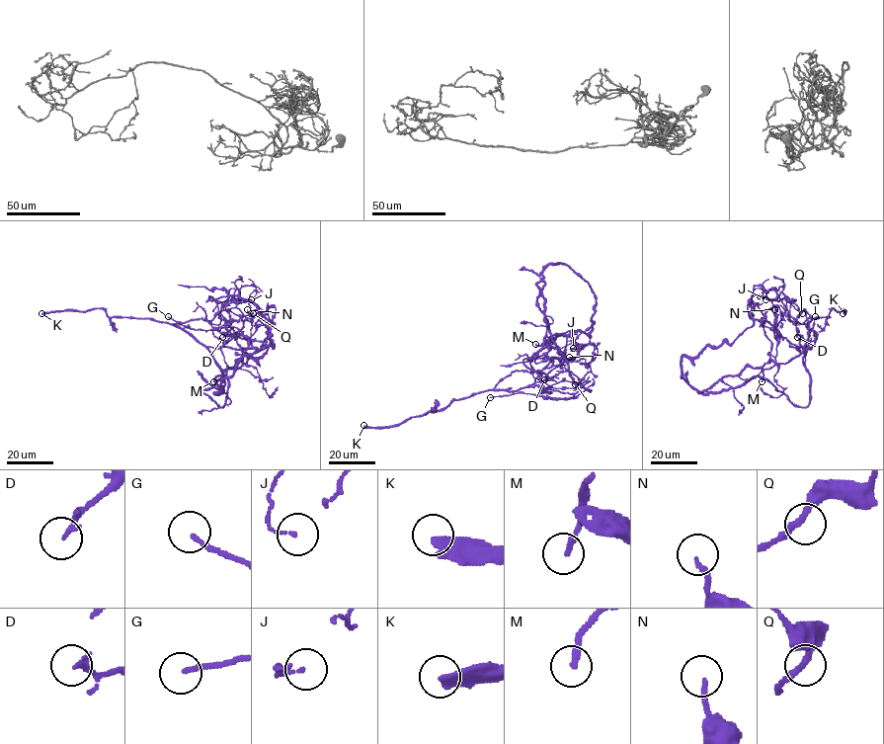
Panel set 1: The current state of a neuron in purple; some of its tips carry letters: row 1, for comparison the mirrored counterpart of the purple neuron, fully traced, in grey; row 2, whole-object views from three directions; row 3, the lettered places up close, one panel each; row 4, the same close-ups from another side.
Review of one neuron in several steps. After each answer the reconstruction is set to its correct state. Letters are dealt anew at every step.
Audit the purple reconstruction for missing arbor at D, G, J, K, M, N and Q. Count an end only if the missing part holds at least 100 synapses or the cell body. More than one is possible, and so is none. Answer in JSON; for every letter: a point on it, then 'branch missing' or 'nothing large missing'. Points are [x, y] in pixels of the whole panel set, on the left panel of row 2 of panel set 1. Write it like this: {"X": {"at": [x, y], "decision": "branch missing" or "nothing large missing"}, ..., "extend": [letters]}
{"D": {"at": [222, 337], "decision": "nothing large missing"}, "G": {"at": [168, 316], "decision": "nothing large missing"}, "J": {"at": [251, 299], "decision": "nothing large missing"}, "K": {"at": [41, 313], "decision": "branch missing"}, "M": {"at": [213, 381], "decision": "branch missing"}, "N": {"at": [247, 309], "decision": "nothing large missing"}, "Q": {"at": [253, 313], "decision": "nothing large missing"}, "extend": ["K", "M"]}

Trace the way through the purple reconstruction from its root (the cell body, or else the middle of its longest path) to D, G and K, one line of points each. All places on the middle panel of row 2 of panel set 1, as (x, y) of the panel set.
D: (542, 380), (515, 391), (494, 388), (516, 371), (540, 372), (552, 378), (544, 379)
G: (542, 380), (554, 388), (579, 389), (570, 398), (522, 392), (490, 397)
K: (542, 380), (515, 391), (483, 391), (454, 399), (442, 410), (410, 417), (393, 427), (363, 425)

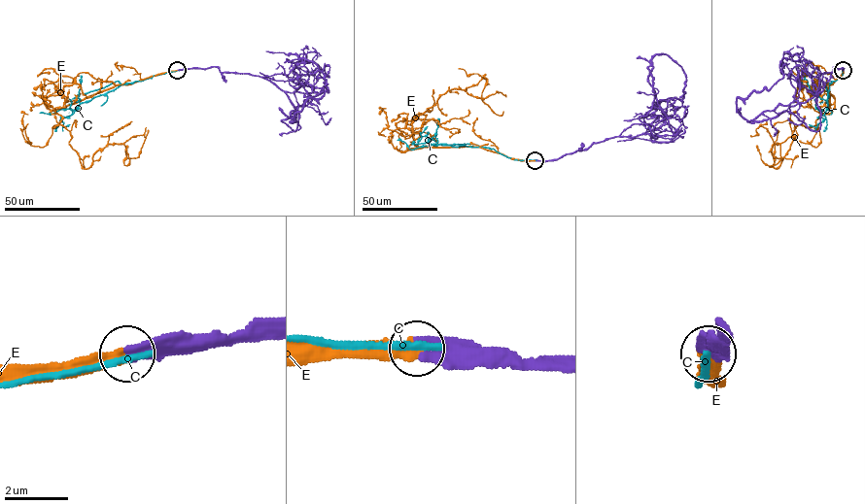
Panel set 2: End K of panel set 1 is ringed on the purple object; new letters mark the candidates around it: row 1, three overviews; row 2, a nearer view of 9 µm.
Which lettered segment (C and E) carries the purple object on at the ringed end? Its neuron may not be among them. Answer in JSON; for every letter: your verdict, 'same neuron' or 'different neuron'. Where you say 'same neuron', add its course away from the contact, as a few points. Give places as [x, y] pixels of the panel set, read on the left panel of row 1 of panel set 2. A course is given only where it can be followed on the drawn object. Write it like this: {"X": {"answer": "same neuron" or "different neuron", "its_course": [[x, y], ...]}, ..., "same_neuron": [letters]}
{"C": {"answer": "different neuron"}, "E": {"answer": "same neuron", "its_course": [[178, 70], [50, 112], [62, 117], [53, 127], [69, 132], [85, 169], [117, 143], [126, 166], [127, 145]]}, "same_neuron": ["E"]}

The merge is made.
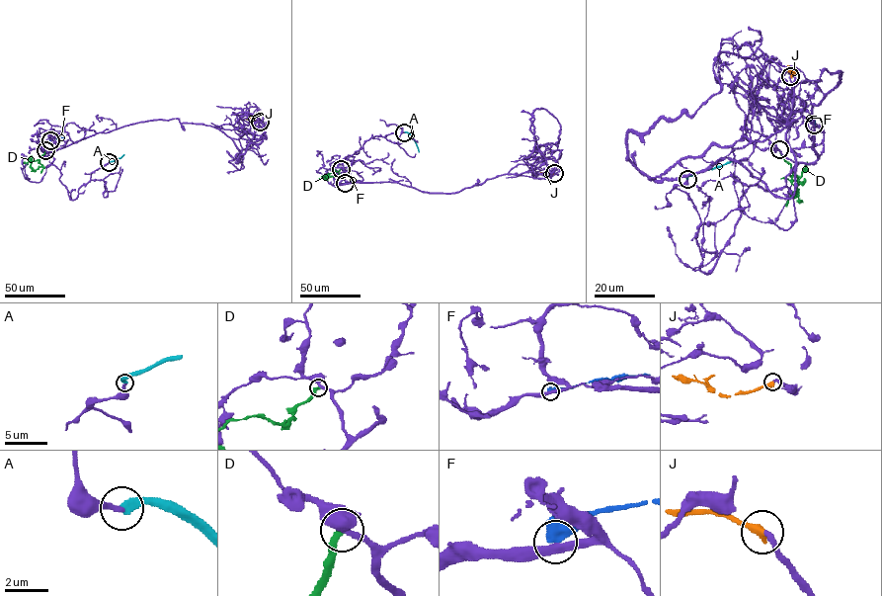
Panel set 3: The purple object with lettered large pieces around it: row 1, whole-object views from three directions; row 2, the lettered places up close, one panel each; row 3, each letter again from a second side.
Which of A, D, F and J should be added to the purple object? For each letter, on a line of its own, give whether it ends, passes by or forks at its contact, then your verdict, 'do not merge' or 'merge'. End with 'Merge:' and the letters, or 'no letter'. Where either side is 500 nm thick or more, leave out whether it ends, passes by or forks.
A: it ends; do not merge
D: it ends; do not merge
F: do not merge
J: it ends; merge
Merge: J

